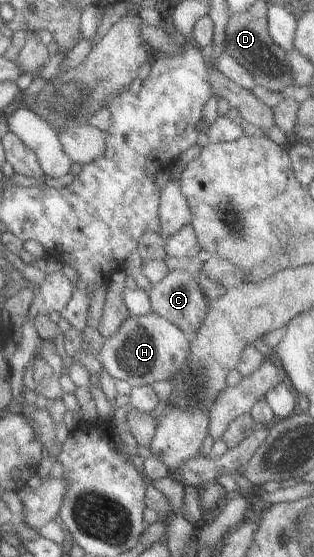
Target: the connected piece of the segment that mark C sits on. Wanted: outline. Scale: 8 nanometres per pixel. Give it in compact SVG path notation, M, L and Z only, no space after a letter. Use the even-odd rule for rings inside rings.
M178 269L168 271L160 281L152 284L147 296L149 297L150 312L171 321L174 327L181 329L189 338L196 333L208 313L208 303L196 283L195 276L186 271L178 271Z

